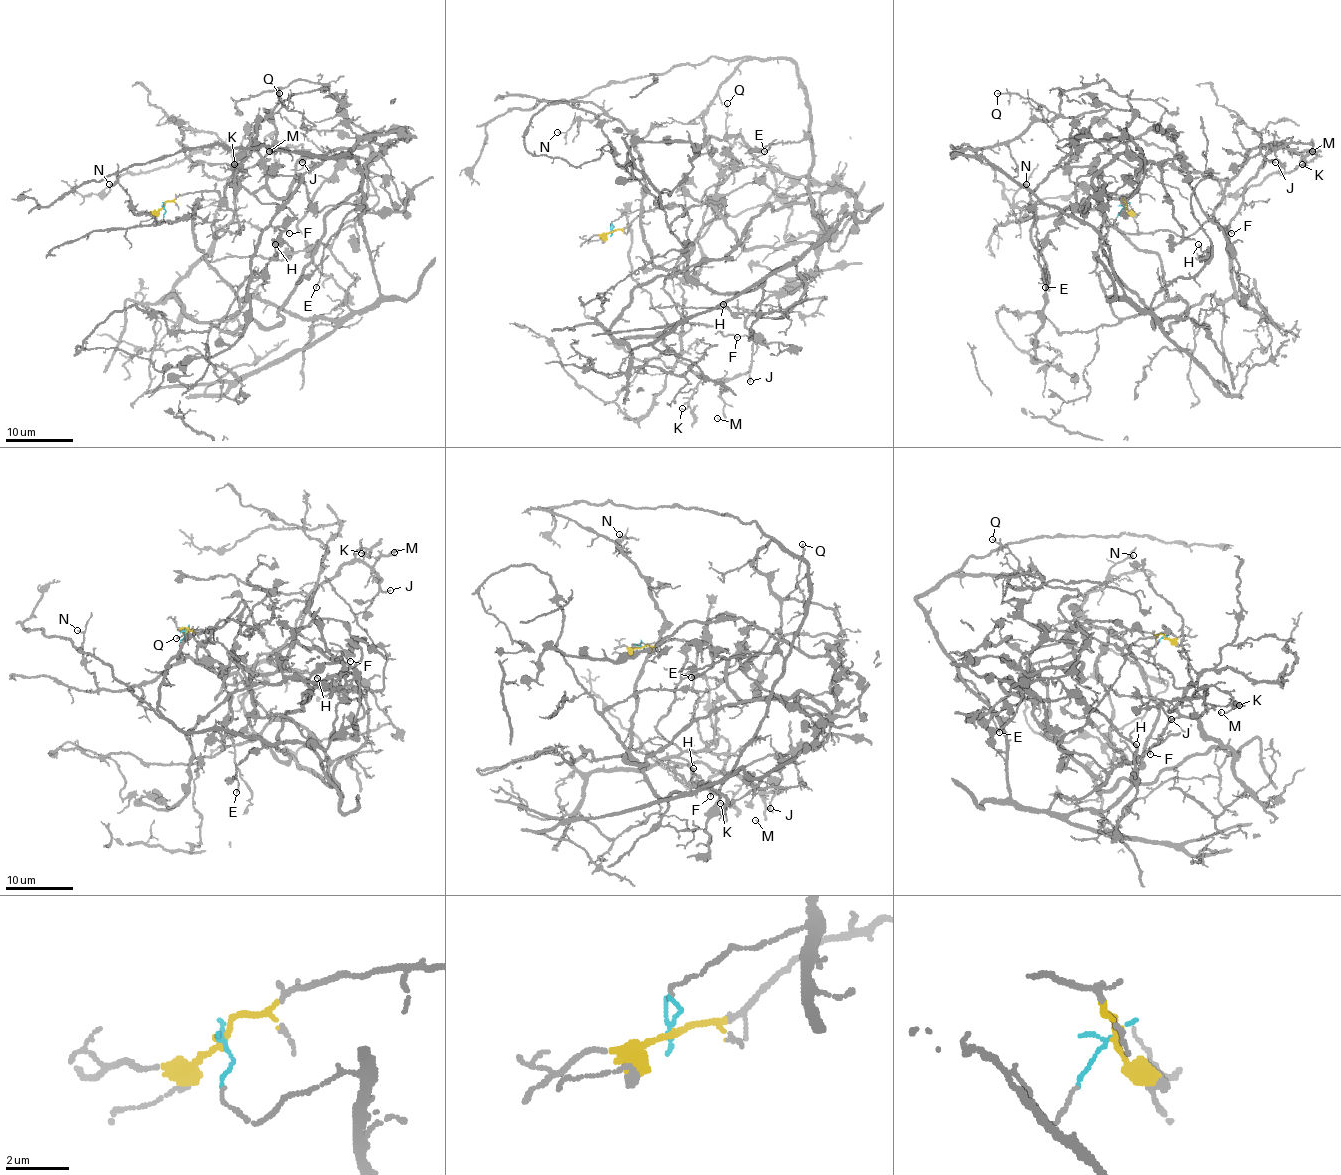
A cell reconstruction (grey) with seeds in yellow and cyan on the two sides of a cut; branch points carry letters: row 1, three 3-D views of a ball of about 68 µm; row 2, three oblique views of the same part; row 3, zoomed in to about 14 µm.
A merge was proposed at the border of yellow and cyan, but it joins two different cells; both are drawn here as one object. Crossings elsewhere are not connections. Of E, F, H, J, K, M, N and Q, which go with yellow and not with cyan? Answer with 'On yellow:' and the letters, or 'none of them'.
On yellow: F, J, K, M

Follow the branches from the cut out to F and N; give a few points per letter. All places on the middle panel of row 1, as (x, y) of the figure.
F: (611, 232), (644, 212), (682, 205), (690, 219), (687, 237), (663, 285), (665, 293), (682, 320), (737, 337)
N: (611, 232), (611, 222), (641, 205), (644, 168), (633, 134), (606, 114), (577, 121), (565, 133), (557, 131)

